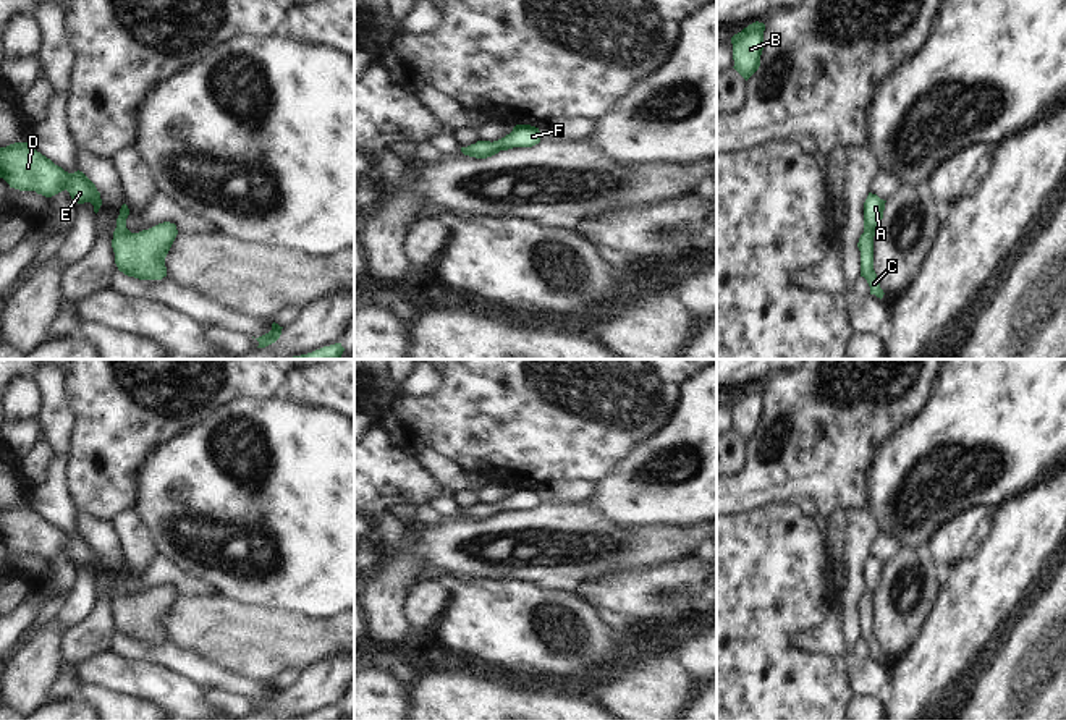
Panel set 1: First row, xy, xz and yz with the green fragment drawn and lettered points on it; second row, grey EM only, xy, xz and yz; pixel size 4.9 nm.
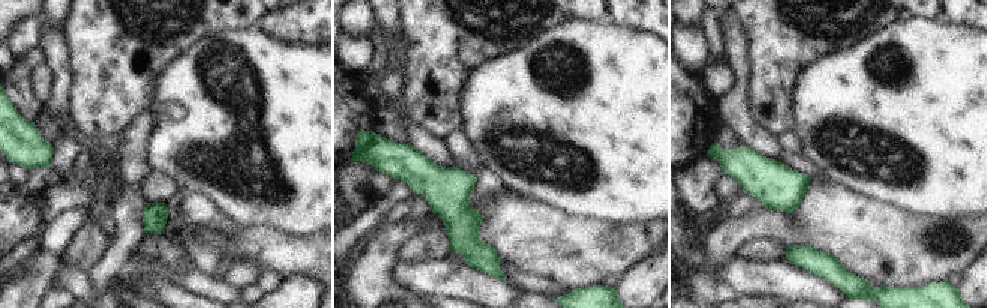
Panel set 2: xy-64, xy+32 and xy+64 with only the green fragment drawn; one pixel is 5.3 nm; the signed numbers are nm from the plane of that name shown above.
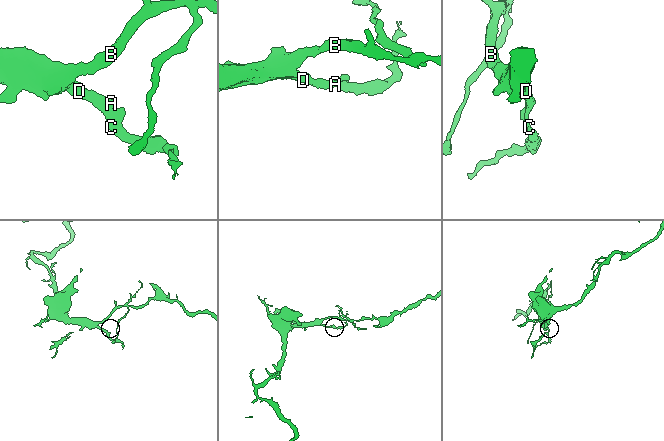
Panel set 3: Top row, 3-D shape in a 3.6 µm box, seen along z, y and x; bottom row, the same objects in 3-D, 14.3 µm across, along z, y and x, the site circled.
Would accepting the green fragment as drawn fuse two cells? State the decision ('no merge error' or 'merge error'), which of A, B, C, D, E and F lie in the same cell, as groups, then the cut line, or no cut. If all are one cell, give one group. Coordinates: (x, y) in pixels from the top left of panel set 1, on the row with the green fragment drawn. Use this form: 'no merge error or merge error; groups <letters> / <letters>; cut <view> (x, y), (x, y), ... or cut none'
no merge error; groups A B C D E F; cut none

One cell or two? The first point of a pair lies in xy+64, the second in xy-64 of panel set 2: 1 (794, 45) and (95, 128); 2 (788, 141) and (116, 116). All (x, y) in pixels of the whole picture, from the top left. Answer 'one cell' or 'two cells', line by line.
1: one cell
2: two cells

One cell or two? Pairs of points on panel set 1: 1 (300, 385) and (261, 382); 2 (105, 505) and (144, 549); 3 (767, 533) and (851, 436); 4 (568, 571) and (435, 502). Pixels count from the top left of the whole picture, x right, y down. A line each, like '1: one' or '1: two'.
1: two
2: two
3: two
4: two

